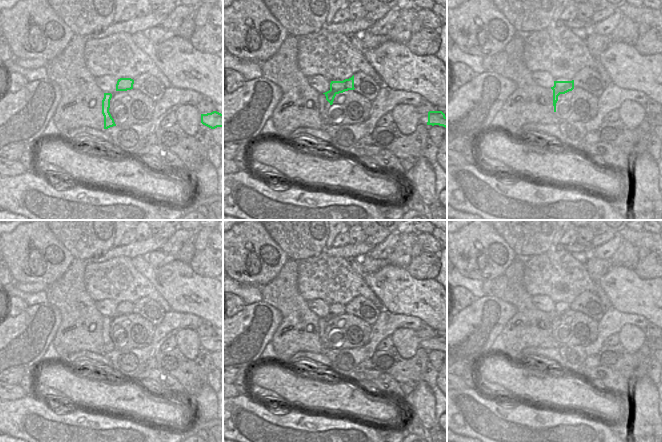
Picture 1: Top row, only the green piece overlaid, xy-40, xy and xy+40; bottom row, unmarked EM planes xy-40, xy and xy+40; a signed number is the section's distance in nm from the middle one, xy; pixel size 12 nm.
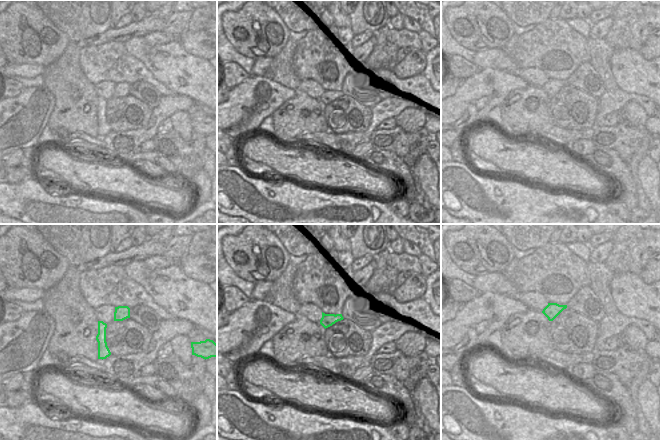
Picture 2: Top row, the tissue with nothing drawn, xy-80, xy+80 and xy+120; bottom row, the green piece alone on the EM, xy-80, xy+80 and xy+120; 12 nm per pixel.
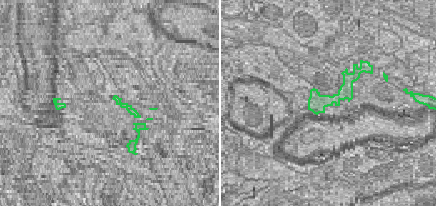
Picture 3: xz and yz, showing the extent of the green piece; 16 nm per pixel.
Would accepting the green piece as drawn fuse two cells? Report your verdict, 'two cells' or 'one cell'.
two cells

